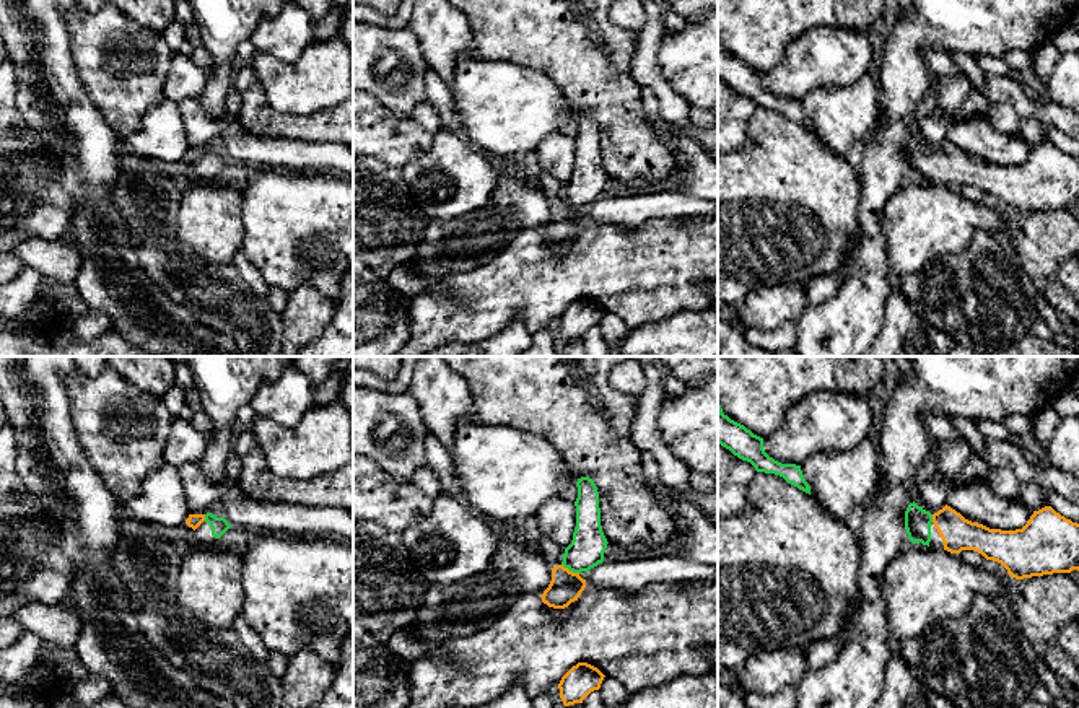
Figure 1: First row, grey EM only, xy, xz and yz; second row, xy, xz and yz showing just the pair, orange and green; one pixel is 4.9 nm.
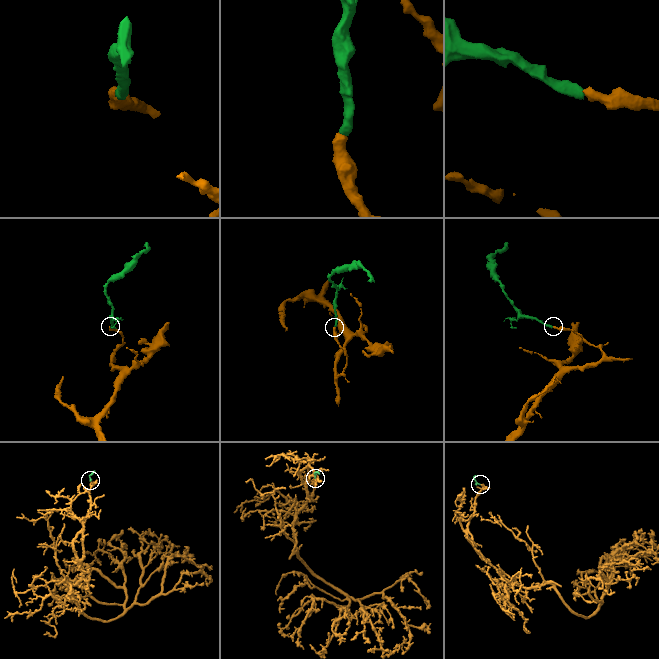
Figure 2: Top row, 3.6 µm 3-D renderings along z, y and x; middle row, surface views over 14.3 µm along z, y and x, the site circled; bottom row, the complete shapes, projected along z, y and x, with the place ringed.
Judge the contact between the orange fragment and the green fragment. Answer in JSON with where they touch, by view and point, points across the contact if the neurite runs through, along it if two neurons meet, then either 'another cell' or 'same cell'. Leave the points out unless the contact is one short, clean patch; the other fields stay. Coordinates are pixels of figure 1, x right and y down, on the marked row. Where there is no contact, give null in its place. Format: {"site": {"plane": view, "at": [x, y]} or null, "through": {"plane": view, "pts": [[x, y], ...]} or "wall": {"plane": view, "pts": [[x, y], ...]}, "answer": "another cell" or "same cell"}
{"site": {"plane": "xz", "at": [568, 570]}, "through": {"plane": "xz", "pts": [[565, 586], [568, 570], [586, 550]]}, "answer": "same cell"}

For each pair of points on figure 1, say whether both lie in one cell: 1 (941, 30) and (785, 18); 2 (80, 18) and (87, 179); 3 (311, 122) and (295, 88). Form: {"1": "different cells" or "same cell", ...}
{"1": "different cells", "2": "different cells", "3": "different cells"}

